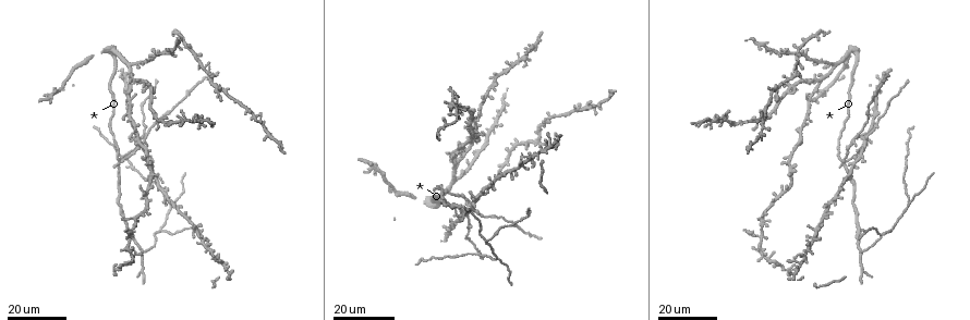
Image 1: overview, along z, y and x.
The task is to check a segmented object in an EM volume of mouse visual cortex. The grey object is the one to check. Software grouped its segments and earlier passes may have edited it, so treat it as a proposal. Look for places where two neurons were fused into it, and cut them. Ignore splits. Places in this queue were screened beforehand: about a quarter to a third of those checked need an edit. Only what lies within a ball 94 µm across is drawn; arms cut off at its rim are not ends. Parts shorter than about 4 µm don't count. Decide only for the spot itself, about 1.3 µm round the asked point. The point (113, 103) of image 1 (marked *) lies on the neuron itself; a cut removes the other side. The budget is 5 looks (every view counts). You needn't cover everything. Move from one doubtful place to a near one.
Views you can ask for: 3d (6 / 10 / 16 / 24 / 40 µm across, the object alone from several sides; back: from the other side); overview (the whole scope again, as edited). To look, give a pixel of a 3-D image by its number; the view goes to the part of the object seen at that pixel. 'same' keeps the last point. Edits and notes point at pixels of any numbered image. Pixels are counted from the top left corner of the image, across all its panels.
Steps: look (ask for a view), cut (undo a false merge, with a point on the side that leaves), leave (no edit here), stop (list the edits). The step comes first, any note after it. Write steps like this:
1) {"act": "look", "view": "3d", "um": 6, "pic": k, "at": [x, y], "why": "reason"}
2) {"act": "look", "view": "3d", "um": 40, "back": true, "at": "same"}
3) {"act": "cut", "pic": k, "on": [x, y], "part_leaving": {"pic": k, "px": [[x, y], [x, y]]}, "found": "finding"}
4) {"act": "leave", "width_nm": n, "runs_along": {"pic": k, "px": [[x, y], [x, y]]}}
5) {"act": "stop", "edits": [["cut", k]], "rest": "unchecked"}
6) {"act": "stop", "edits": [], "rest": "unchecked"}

{"act": "look", "view": "3d", "um": 16, "pic": 1, "at": [121, 161], "why": "four or more arms meet"}

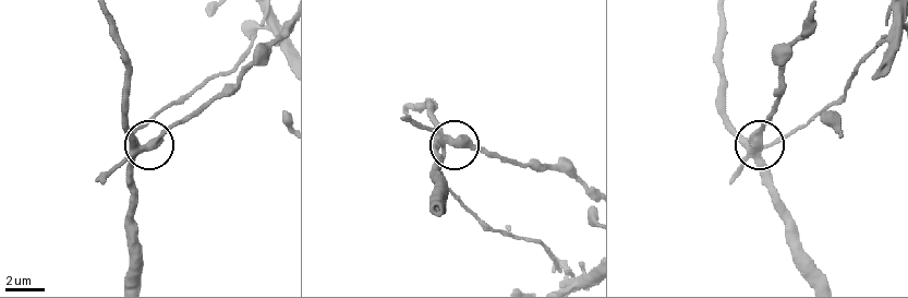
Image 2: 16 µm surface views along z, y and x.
{"act": "look", "view": "3d", "um": 6, "pic": 2, "at": [135, 155]}

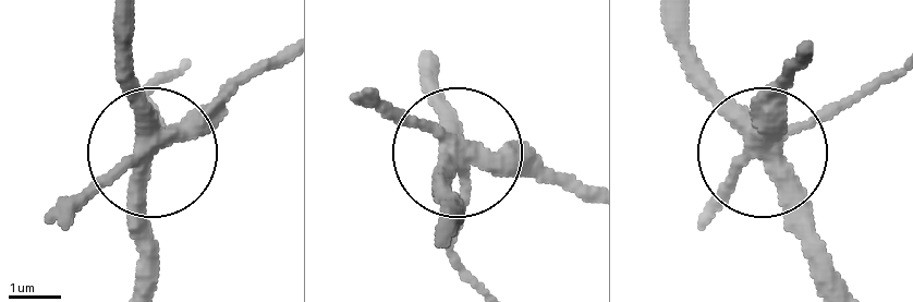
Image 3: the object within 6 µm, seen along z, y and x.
{"act": "look", "view": "3d", "um": 6, "back": true, "pic": 3, "at": [148, 151]}

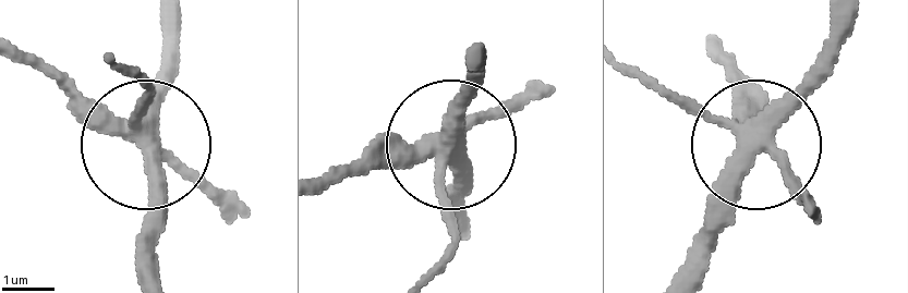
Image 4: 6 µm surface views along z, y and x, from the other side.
{"act": "cut", "pic": 4, "on": [73, 99], "arms": 5, "part_leaving": {"pic": 4, "px": [[136, 135], [88, 126]]}, "found": "two neurons meet here"}

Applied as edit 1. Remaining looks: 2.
{"act": "look", "view": "3d", "um": 16, "pic": 1, "at": [145, 250], "why": "three-way junction"}

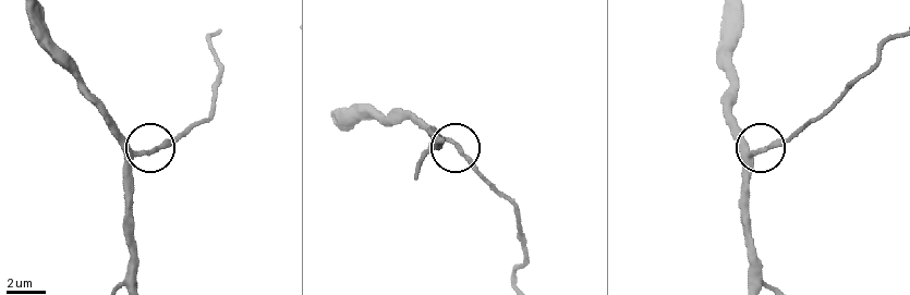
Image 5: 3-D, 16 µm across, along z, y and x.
{"act": "look", "view": "3d", "um": 6, "pic": 5, "at": [141, 152]}

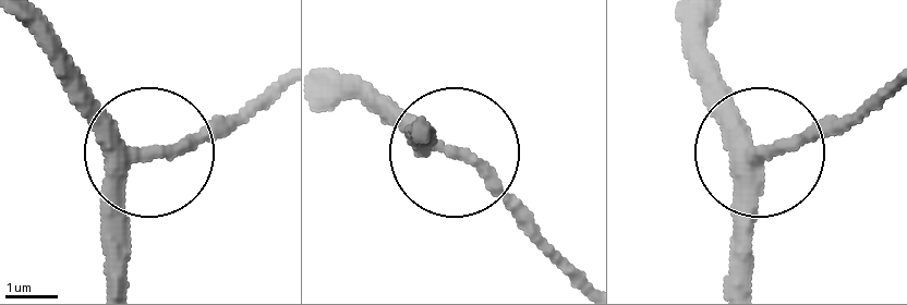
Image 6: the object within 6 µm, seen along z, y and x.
{"act": "leave", "arms": 3, "runs_along": {"pic": 6, "px": [[321, 94], [386, 98], [442, 150], [425, 146]]}, "found": "continuous, no second neuron"}

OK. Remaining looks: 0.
{"act": "stop", "edits": [["cut", 4]], "rest": "unchecked"}

